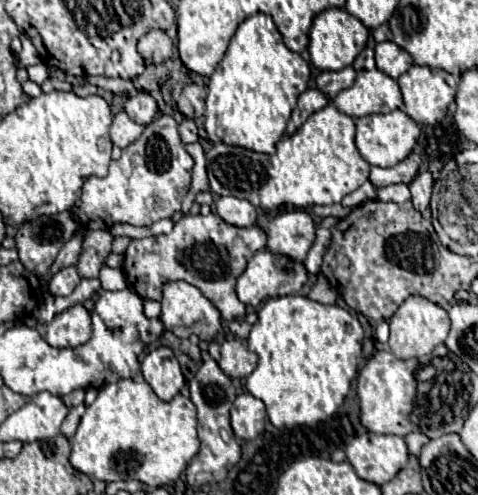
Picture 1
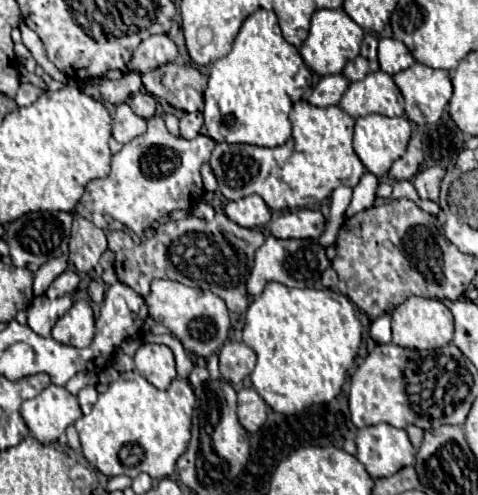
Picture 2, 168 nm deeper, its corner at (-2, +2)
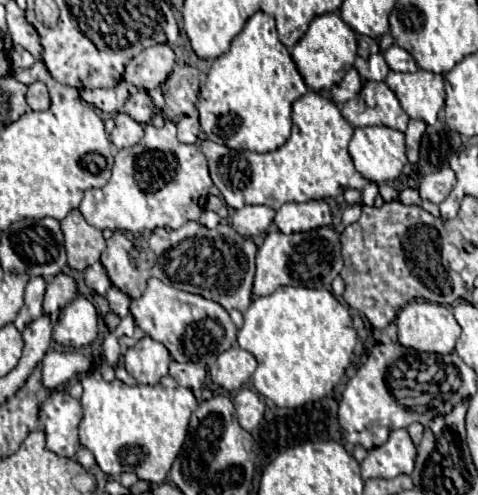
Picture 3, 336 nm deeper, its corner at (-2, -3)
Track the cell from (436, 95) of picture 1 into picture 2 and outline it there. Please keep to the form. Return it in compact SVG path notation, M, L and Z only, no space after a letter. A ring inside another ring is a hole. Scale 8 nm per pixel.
M416 62L408 70L394 76L404 96L404 110L416 126L436 124L452 98L452 82L448 70L434 70Z

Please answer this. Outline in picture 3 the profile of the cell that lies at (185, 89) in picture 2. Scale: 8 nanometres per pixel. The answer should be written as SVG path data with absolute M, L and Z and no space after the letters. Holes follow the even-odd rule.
M189 65L177 66L168 81L161 85L168 107L166 111L162 109L162 113L168 119L174 119L176 115L197 116L200 86L198 69Z

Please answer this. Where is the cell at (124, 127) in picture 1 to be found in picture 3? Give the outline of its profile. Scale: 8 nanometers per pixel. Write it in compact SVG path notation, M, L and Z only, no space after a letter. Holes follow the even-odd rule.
M118 113L114 117L116 127L110 133L110 141L116 149L124 149L124 147L134 147L142 137L144 137L144 129L140 123L136 123L132 117Z

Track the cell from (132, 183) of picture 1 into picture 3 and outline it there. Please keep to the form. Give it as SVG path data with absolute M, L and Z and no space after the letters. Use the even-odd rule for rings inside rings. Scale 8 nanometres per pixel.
M166 119L164 127L146 125L146 135L128 149L118 151L112 167L112 177L102 189L92 189L84 193L84 199L80 203L80 213L84 219L106 231L128 231L134 237L140 237L140 231L152 231L154 227L172 227L178 229L188 221L198 221L200 213L204 211L204 203L208 197L208 189L212 187L212 179L208 175L208 163L204 159L204 153L200 151L200 145L186 145L176 139L176 125Z

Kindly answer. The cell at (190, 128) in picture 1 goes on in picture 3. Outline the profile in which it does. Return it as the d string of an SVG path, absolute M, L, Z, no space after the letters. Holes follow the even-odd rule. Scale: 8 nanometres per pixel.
M180 117L178 123L178 139L182 143L196 143L200 137L200 123L196 117Z

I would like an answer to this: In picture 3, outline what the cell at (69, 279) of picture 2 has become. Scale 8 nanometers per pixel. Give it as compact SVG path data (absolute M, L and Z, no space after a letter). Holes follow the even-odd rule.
M58 273L52 277L46 285L46 295L44 295L44 313L50 315L52 319L58 317L58 313L76 297L76 283L64 275Z

